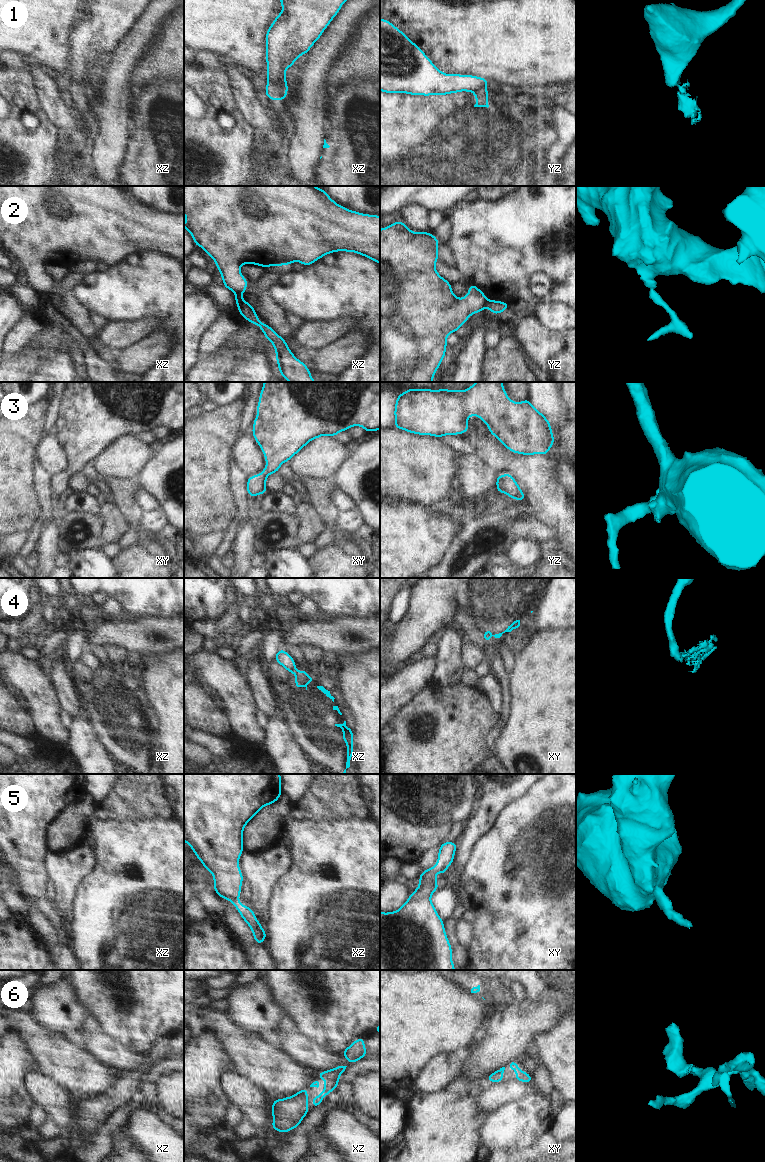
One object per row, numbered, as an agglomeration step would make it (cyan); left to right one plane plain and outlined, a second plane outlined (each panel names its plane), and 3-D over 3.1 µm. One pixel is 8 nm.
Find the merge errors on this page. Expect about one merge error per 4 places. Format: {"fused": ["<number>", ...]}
{"fused": ["1", "2", "4"]}

